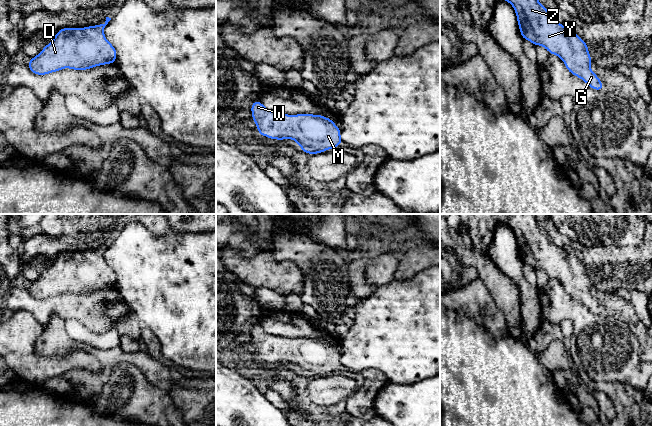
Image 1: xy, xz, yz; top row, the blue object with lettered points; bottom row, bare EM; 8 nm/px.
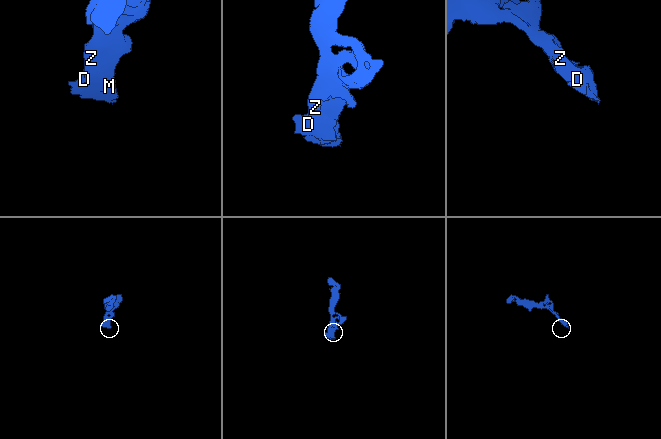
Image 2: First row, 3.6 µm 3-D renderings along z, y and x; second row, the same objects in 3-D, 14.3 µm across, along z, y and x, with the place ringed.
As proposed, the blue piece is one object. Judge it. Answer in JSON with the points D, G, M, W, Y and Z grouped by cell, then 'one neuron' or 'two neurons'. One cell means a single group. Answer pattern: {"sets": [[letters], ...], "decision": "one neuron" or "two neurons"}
{"sets": [["D", "G", "M", "W", "Y", "Z"]], "decision": "one neuron"}

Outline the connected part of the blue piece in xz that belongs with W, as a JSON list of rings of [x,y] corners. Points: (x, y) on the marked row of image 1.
[[[253,101],[251,112],[259,135],[276,140],[293,139],[307,154],[336,149],[343,142],[340,128],[322,115],[288,115],[268,110],[259,101]]]

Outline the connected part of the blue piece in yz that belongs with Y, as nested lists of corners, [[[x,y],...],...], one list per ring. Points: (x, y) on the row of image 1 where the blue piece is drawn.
[[[538,0],[505,1],[515,10],[519,31],[524,40],[529,40],[535,46],[541,45],[549,54],[561,58],[567,70],[593,90],[604,90],[603,83],[590,68],[593,60],[588,45],[577,33],[558,23]]]

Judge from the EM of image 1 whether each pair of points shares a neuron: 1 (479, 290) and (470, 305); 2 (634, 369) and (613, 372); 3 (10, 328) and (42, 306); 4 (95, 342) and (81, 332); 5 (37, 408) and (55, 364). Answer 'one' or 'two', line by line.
1: one
2: one
3: two
4: one
5: two

